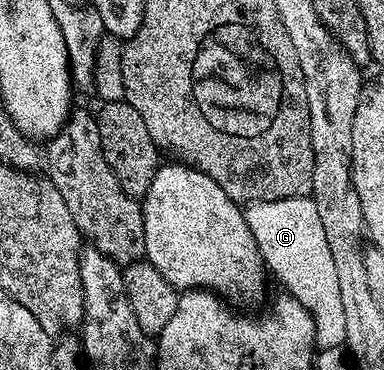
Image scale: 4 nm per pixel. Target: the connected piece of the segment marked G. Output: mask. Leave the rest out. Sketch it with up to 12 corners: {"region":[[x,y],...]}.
{"region":[[311,196],[253,201],[246,225],[265,266],[338,348],[338,270]]}

